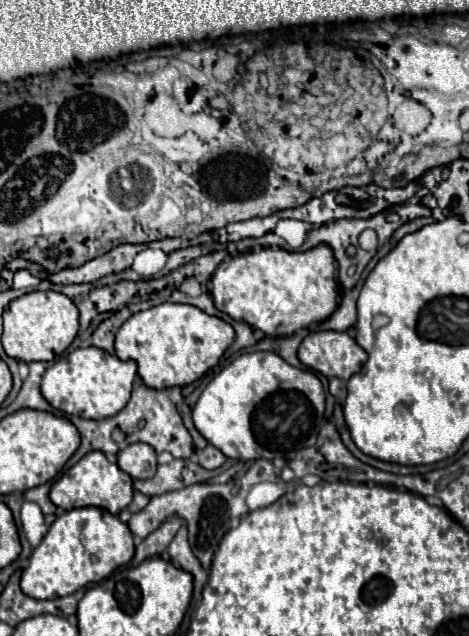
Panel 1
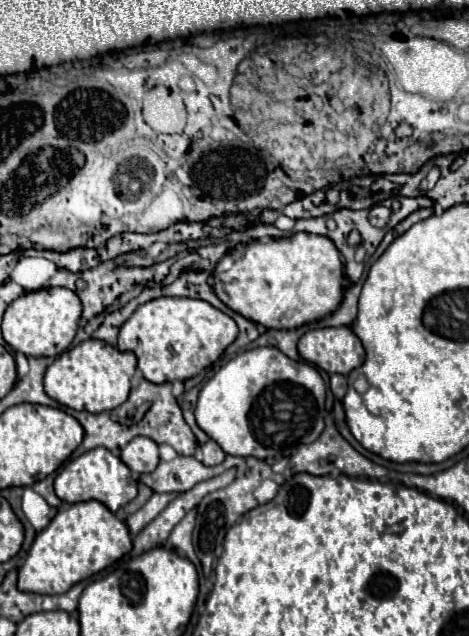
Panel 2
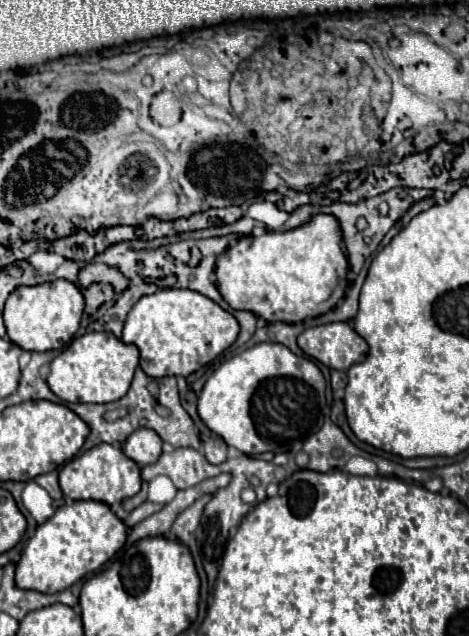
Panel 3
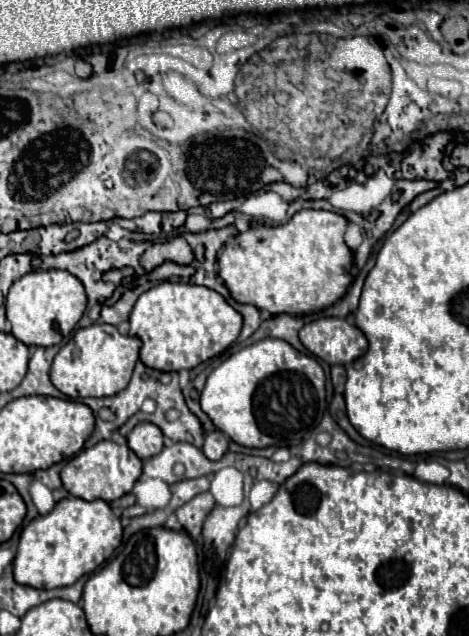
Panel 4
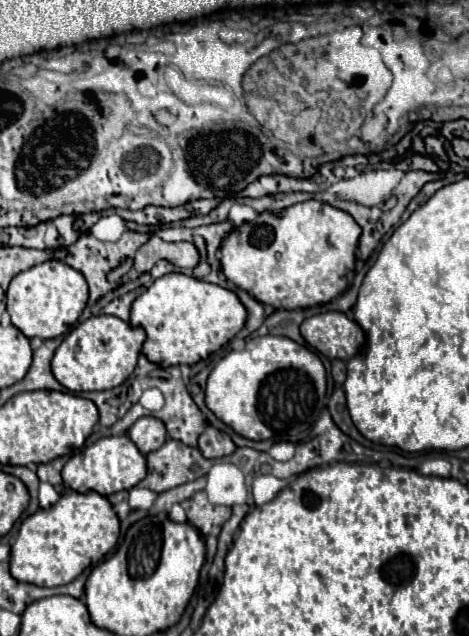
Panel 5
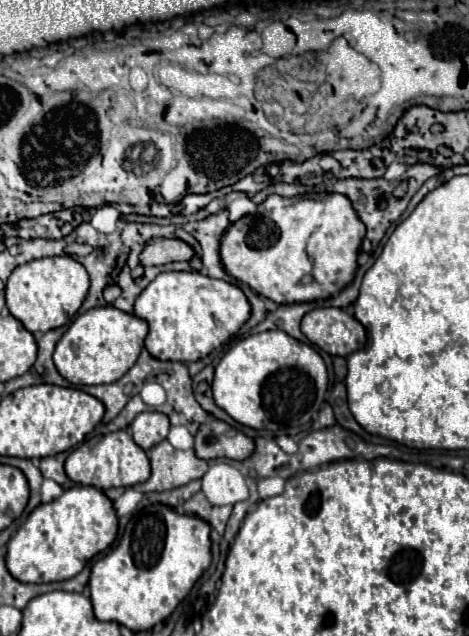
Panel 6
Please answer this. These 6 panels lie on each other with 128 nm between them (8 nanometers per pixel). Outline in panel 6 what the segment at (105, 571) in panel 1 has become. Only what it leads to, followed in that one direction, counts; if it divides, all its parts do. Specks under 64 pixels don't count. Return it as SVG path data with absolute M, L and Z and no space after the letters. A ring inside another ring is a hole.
M72 486L50 504L40 504L8 542L6 564L20 582L44 584L74 578L96 554L112 546L118 534L116 510L104 492Z

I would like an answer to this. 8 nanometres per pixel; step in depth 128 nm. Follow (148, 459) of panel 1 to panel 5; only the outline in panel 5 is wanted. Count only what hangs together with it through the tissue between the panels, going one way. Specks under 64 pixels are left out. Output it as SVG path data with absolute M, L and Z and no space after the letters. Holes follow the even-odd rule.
M144 416L132 424L128 436L142 454L150 454L166 442L166 428L158 418Z

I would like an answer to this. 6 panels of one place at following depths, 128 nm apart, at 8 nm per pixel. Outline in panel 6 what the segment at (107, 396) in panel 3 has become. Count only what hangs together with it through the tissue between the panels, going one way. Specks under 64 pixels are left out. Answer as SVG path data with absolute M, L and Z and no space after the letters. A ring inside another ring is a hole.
M114 306L92 308L80 314L60 338L54 350L54 364L62 378L74 386L96 386L112 384L120 380L138 360L144 348L144 338L148 334L148 324L132 314L120 312Z

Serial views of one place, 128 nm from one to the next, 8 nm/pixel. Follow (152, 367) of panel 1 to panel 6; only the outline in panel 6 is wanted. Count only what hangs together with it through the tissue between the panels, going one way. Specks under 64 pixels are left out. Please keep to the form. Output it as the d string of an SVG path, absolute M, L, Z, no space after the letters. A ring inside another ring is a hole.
M162 272L136 298L134 314L146 320L150 326L150 332L146 336L146 350L156 360L194 362L206 358L214 348L222 346L237 335L250 316L250 304L238 286L228 284L224 280L214 280L200 272Z

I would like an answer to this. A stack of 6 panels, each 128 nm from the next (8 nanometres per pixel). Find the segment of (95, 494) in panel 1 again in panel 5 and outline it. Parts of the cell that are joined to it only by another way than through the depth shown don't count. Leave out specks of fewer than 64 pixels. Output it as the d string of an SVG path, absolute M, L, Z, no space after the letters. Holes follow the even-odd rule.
M126 434L100 438L92 446L86 446L84 450L76 452L62 468L64 484L80 494L98 492L102 496L110 496L120 490L130 490L144 476L146 476L146 456L132 444L132 440Z

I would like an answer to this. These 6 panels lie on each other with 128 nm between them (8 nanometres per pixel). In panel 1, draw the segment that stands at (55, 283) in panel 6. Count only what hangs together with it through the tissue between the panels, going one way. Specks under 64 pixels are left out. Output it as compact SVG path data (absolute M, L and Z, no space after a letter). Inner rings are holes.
M54 290L30 292L12 300L4 308L2 346L18 362L54 362L72 344L78 334L78 308L74 302Z

